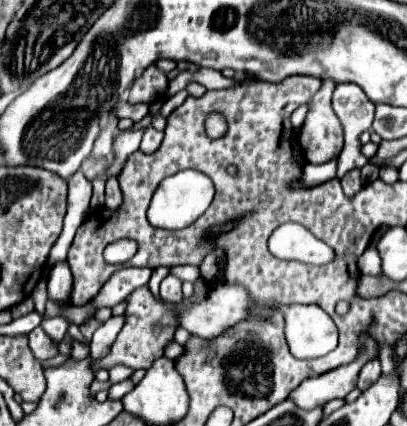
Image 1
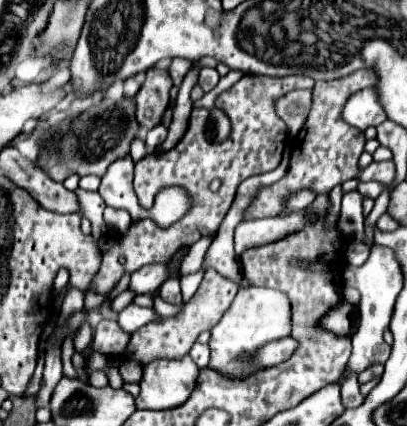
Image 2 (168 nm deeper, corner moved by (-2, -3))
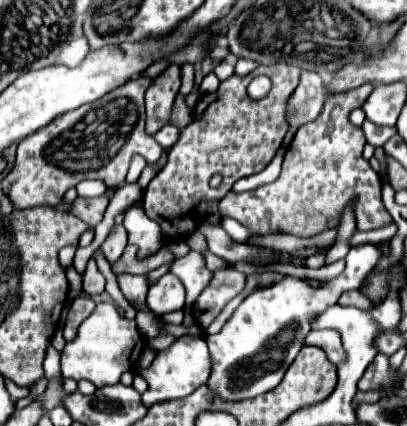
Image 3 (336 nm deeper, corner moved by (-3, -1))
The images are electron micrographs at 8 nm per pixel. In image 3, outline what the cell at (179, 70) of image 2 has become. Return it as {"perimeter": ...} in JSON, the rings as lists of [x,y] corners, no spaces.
{"perimeter":[[[184,63],[182,65],[182,85],[180,85],[180,93],[182,95],[188,95],[192,91],[192,85],[194,85],[194,65]]]}

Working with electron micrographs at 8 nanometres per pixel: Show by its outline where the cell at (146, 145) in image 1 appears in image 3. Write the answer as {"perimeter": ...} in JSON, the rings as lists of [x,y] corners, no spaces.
{"perimeter":[[[166,125],[166,127],[162,127],[160,131],[156,131],[152,137],[166,149],[166,147],[172,147],[172,145],[178,141],[180,129],[176,129],[174,125]]]}

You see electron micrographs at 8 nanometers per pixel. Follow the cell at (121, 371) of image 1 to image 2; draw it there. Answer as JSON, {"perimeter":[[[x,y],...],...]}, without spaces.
{"perimeter":[[[127,359],[121,363],[119,371],[121,371],[121,377],[125,383],[139,383],[143,369],[139,363],[135,363],[135,359]]]}

